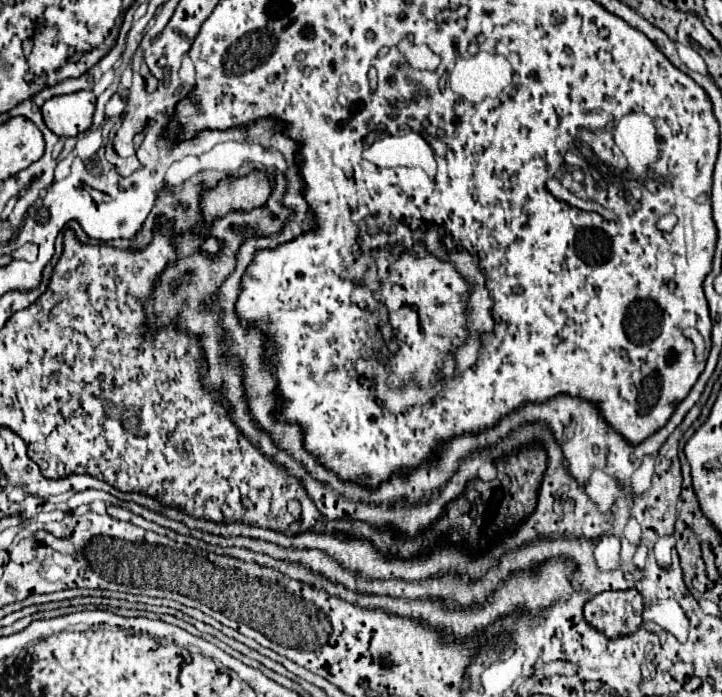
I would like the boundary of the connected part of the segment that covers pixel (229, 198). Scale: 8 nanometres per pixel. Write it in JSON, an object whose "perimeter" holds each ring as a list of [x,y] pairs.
{"perimeter":[[[252,172],[246,178],[226,178],[214,190],[202,194],[202,212],[206,220],[214,220],[234,208],[252,210],[268,200],[272,186],[262,172]]]}

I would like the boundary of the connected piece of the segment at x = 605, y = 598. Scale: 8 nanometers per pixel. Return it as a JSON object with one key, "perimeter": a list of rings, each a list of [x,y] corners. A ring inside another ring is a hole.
{"perimeter":[[[634,588],[608,590],[596,594],[584,604],[586,622],[610,640],[636,632],[636,628],[640,628],[642,624],[642,612],[642,594]]]}

